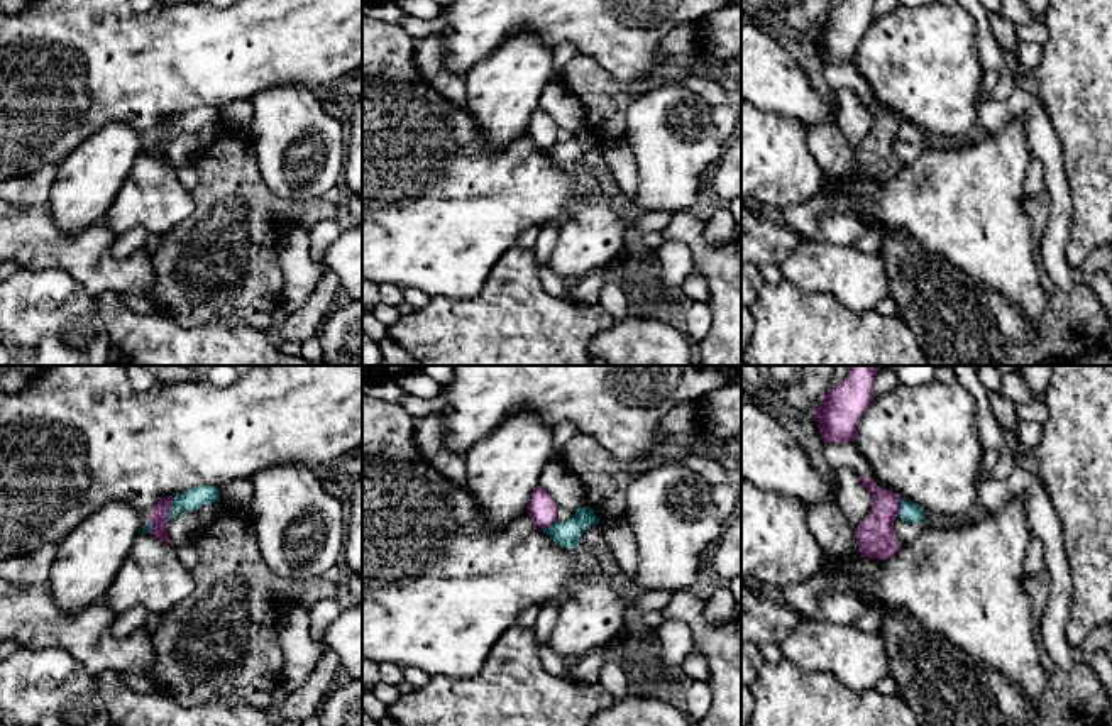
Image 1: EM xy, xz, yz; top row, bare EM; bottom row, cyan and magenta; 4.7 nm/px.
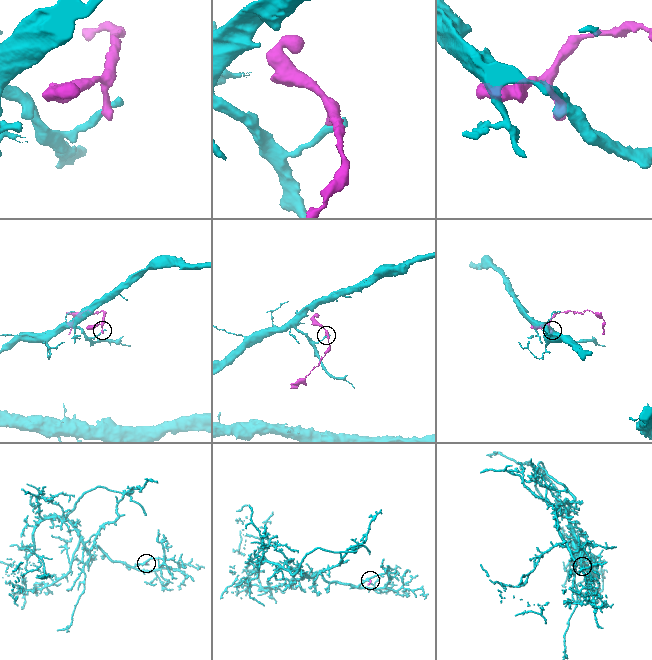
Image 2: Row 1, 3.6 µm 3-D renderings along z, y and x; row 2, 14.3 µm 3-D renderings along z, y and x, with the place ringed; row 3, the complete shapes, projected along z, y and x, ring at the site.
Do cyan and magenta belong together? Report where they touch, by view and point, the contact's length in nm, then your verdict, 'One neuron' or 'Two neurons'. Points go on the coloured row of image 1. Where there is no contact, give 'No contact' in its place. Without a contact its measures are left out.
Touches cyan at xy (171, 510). Shared border 120 nm. Two neurons

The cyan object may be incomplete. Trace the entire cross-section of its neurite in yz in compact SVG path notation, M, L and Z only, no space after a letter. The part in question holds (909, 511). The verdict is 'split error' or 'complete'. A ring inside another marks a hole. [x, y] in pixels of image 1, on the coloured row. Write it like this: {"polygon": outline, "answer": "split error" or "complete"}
{"polygon": "M900 499L899 518L907 523L924 523L924 509L909 499Z", "answer": "complete"}

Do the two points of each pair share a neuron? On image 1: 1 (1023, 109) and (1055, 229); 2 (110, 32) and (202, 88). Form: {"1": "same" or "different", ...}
{"1": "same", "2": "same"}

